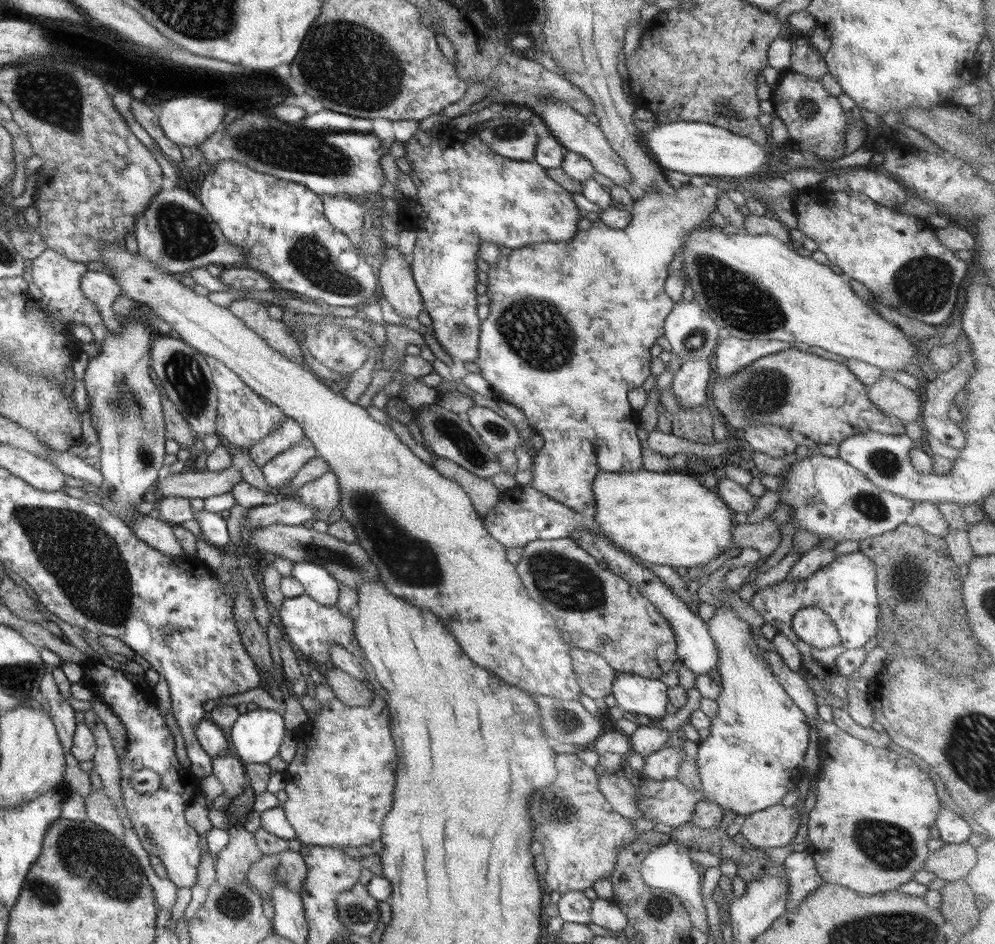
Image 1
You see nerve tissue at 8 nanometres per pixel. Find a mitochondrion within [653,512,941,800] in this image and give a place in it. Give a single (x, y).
(902, 577)

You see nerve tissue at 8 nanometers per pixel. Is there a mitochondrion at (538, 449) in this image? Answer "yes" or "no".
no

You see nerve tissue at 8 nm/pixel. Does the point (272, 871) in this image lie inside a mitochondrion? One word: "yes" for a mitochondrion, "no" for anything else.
yes

